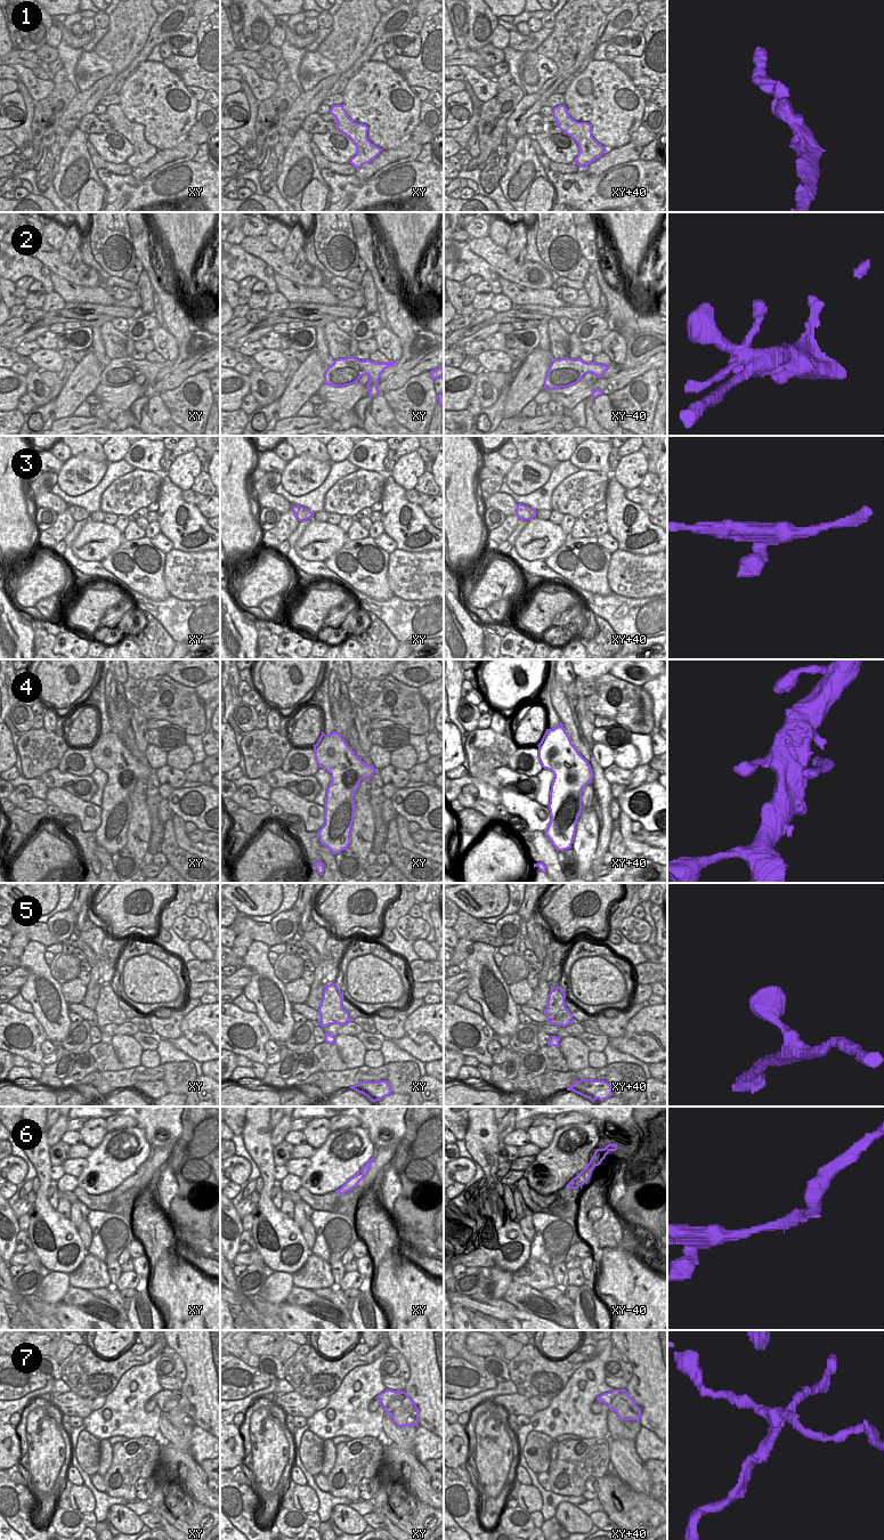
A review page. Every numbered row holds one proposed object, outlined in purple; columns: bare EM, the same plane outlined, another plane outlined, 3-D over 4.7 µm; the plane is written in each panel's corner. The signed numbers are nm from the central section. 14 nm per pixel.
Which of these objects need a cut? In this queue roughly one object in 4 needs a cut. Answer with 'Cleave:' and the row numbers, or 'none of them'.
Cleave: 7

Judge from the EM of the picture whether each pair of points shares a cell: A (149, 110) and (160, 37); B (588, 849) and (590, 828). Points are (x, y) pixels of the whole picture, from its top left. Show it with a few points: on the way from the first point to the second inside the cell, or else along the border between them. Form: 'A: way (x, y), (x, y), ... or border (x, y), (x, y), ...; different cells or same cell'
A: border (146, 59), (127, 79); different cells
B: way (588, 844), (588, 833); same cell

